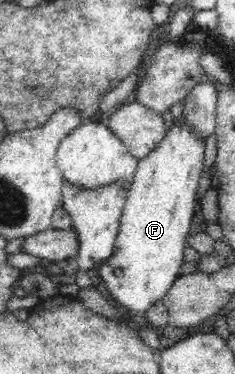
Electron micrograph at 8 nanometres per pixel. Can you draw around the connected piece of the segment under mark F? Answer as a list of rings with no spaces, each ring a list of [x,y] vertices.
[[[183,118],[167,131],[166,137],[156,146],[156,150],[138,160],[138,171],[127,191],[121,213],[114,251],[105,262],[100,263],[98,269],[108,295],[134,317],[145,317],[145,313],[152,306],[162,302],[176,278],[181,275],[180,268],[186,262],[188,231],[196,207],[196,190],[203,174],[204,151],[204,144],[194,136]]]

